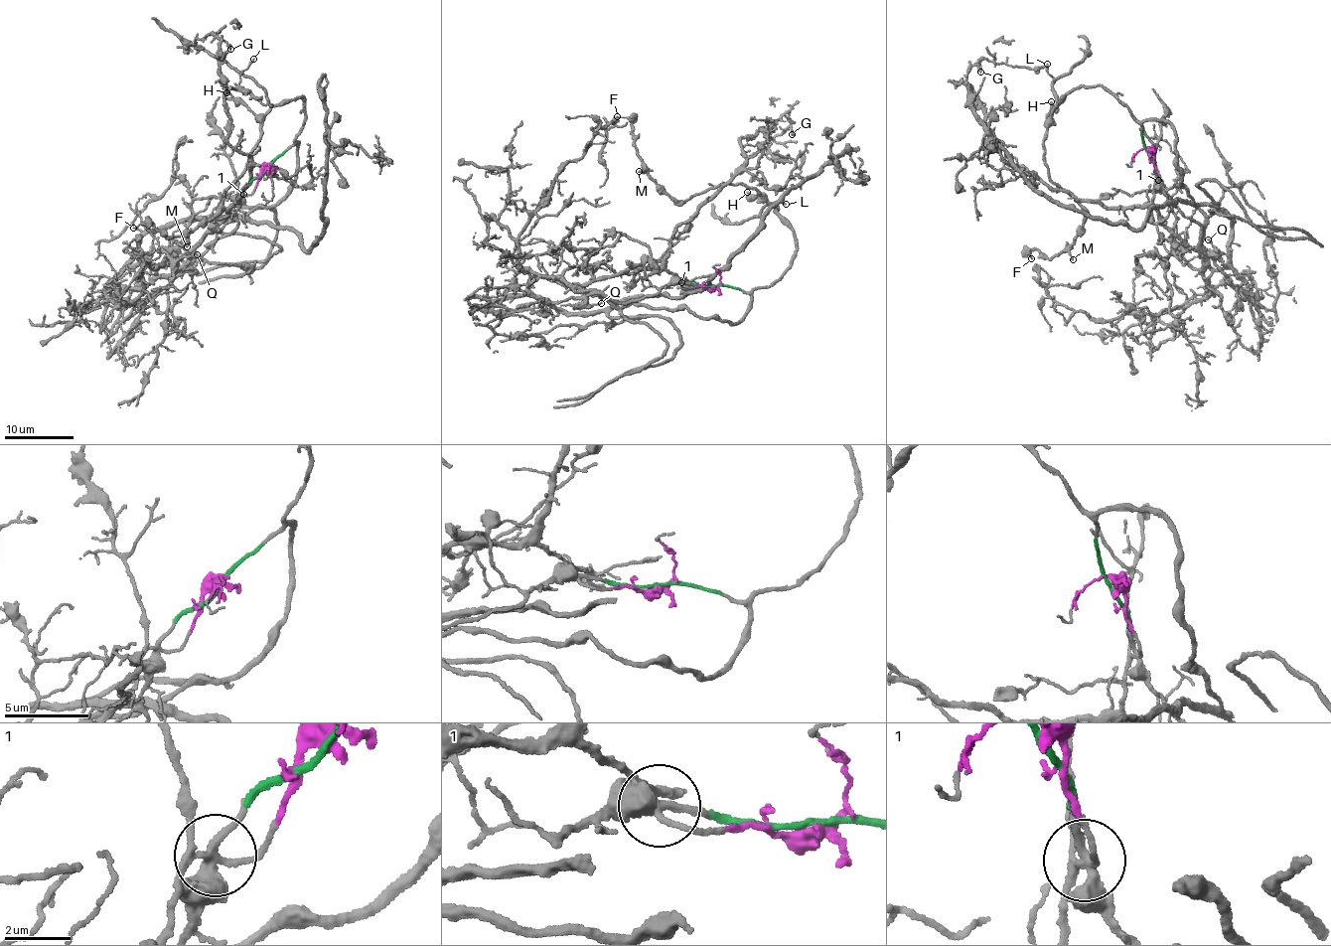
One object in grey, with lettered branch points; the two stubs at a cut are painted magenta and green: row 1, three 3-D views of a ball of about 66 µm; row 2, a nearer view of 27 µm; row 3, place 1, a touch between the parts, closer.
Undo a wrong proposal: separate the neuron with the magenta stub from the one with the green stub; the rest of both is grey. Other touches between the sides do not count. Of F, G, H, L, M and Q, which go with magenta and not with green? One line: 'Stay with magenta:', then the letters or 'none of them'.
Stay with magenta: G, Q

